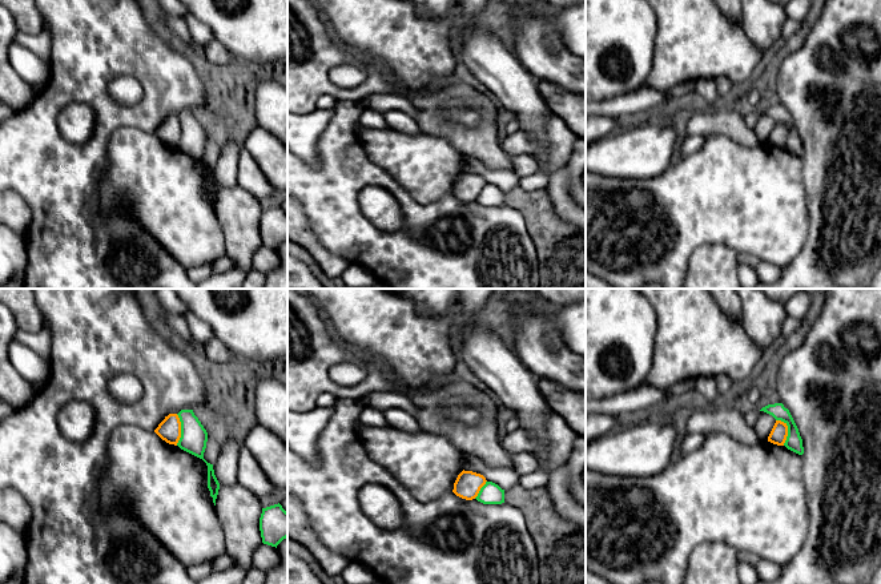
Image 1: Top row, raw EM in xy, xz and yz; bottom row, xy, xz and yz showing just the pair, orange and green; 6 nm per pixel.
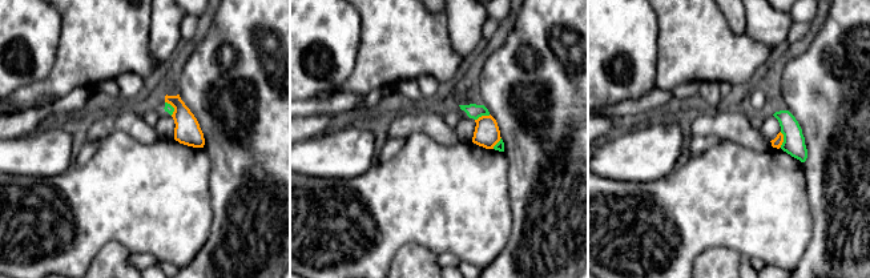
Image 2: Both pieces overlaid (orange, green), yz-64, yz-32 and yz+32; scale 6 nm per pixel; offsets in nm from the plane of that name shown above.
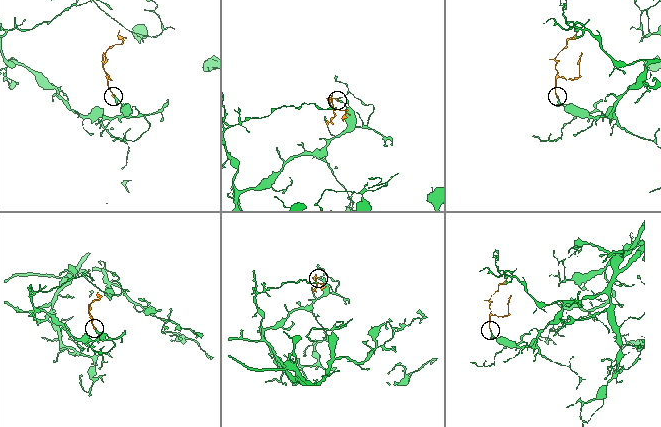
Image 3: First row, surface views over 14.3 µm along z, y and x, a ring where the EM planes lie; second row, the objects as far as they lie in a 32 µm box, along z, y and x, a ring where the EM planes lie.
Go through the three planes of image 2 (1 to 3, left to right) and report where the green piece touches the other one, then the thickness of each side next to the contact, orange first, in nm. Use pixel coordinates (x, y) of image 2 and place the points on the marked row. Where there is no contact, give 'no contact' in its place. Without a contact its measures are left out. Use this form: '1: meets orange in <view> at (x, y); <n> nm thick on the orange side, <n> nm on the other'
1: meets orange in yz-64 at (173, 107); 160 nm thick on the orange side, 50 nm on the other
2: meets orange in yz-32 at (482, 116); 160 nm thick on the orange side, 90 nm on the other
3: meets orange in yz+32 at (782, 140); 60 nm thick on the orange side, 130 nm on the other

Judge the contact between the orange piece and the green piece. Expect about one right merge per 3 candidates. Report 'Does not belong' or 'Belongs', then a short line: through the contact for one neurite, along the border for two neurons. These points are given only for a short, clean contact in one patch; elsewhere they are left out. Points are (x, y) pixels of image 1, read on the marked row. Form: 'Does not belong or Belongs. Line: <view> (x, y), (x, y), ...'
Does not belong. Line: yz (776, 419), (780, 419), (787, 426), (787, 439), (783, 444)

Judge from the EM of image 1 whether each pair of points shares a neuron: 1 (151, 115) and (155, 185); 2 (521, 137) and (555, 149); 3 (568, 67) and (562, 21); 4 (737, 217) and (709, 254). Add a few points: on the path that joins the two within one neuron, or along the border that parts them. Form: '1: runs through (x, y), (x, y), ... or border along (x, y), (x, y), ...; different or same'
1: border along (121, 125), (153, 133); different
2: runs through (528, 145), (547, 149); same
3: border along (554, 17), (554, 25), (564, 47), (571, 53); different
4: border along (737, 253), (720, 245), (700, 245), (690, 260); different

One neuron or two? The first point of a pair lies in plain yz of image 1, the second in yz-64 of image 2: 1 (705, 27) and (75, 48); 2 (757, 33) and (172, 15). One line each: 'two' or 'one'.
1: one
2: one

